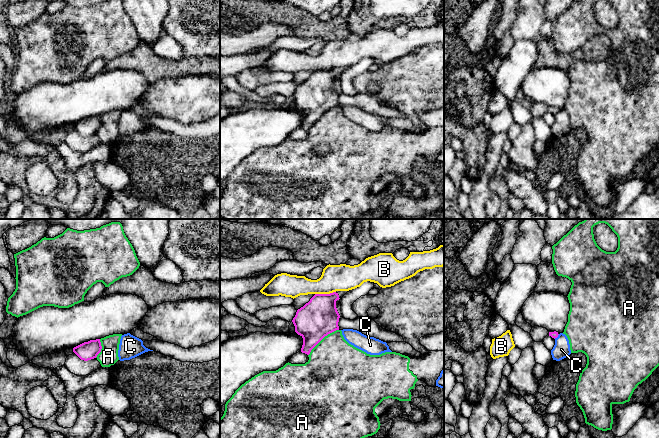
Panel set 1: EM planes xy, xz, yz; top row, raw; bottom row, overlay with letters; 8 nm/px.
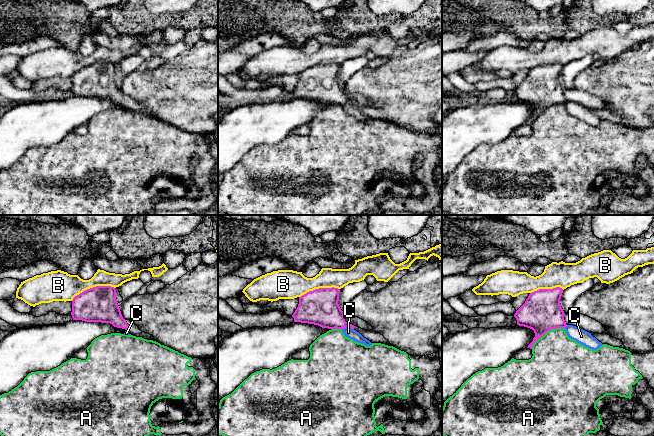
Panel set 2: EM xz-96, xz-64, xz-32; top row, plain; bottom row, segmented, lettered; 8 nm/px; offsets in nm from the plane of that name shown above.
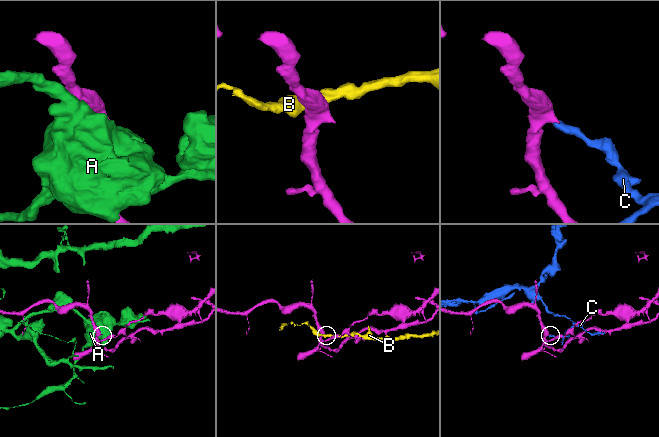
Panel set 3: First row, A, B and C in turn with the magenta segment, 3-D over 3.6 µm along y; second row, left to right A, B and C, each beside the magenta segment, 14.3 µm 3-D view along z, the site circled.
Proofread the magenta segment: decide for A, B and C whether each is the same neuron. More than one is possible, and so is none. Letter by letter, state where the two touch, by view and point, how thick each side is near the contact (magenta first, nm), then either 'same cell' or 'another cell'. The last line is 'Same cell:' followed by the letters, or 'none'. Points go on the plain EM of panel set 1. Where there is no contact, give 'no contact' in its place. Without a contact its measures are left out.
A: contact xz (322, 114); calibres 300 and 440 nm; another cell
B: contact xz (325, 70); calibres 300 and 220 nm; another cell
C: contact yz (556, 113); calibres 50 and 140 nm; another cell
Same cell: none

